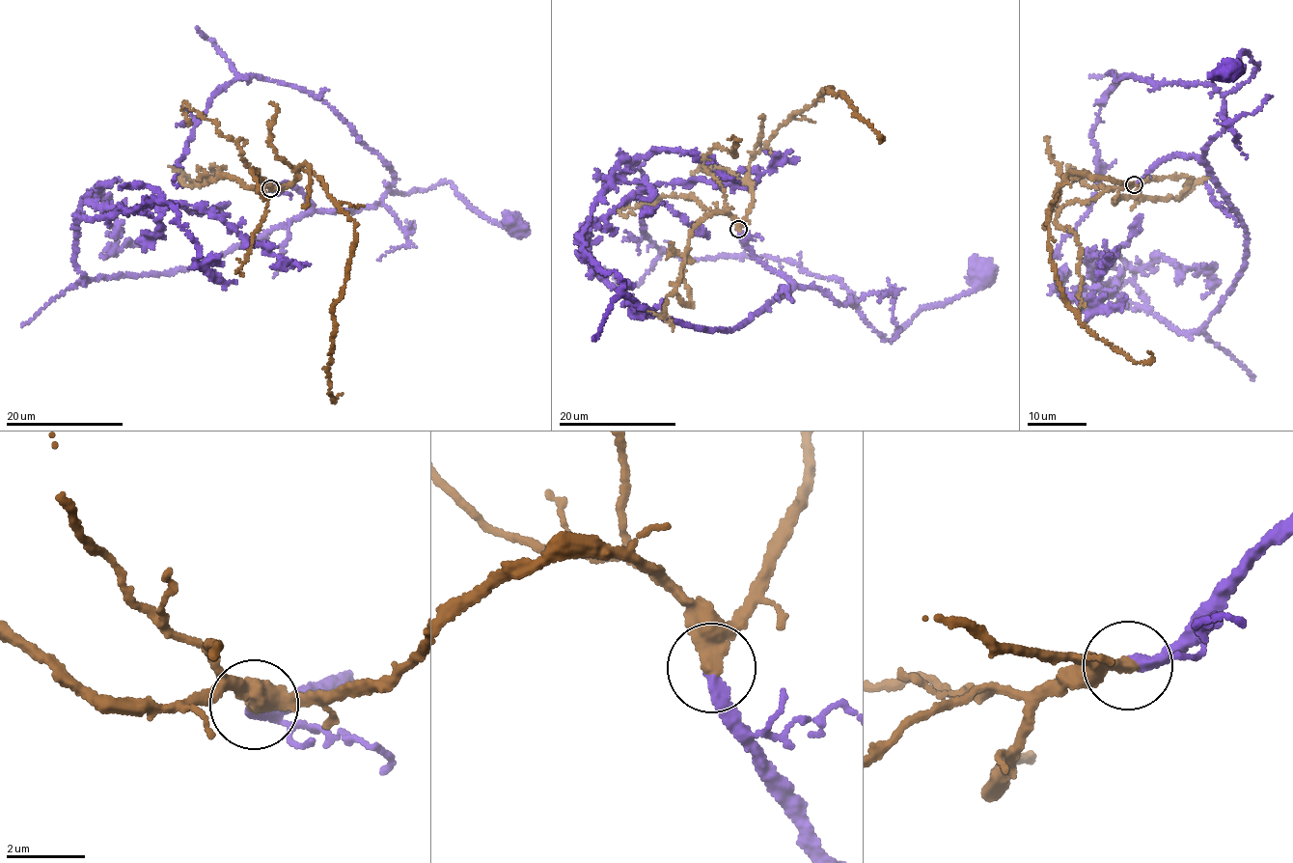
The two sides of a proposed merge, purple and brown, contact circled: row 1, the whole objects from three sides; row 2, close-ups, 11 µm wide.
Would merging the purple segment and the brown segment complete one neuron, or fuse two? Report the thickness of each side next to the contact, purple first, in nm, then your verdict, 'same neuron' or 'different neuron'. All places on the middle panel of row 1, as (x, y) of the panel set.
320/420 nm | same neuron

